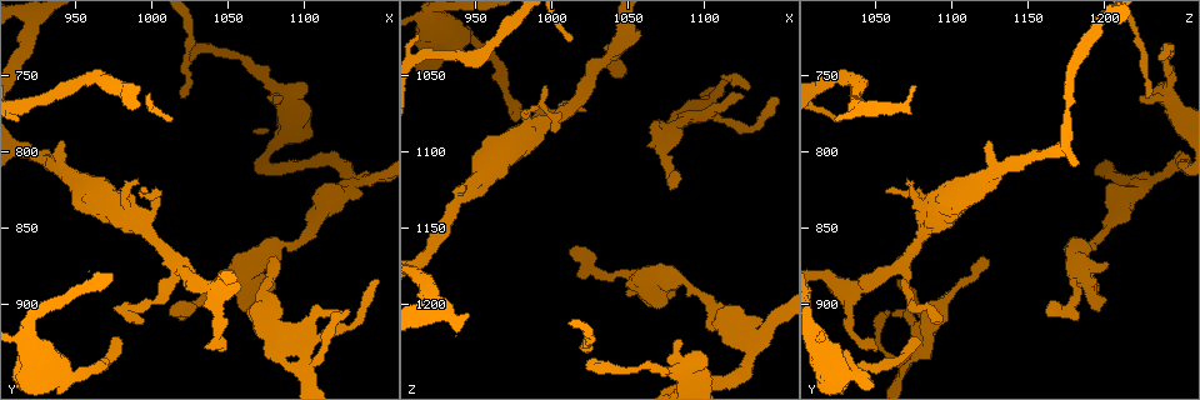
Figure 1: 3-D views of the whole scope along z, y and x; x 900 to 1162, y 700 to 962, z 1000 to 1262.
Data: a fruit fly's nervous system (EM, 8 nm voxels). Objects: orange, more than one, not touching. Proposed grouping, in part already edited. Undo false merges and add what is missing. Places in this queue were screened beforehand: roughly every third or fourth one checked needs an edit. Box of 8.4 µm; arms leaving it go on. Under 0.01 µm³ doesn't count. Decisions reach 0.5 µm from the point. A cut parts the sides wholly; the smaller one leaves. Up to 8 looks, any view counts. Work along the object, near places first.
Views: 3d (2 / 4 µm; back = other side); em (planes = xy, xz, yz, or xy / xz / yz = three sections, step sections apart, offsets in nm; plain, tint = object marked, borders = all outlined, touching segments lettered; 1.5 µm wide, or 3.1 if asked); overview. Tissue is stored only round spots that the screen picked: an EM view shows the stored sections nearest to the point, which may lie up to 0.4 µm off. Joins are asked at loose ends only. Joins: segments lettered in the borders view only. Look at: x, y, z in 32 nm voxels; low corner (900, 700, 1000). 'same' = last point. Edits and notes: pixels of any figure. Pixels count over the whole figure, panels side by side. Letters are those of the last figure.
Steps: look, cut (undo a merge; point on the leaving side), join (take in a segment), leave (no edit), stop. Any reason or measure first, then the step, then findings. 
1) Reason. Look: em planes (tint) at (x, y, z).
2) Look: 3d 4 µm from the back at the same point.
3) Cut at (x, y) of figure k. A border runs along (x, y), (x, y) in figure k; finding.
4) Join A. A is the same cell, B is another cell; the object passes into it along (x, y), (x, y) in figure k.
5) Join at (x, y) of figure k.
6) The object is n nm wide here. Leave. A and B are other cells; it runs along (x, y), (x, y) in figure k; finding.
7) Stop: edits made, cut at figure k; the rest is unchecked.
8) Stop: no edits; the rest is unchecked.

An open end. Look: em planes (borders) at (1014, 906, 1166).

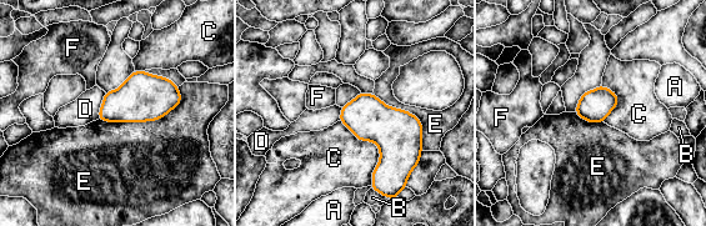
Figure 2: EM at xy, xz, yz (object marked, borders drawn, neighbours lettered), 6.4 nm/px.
Leave. A, B, C, D, E and F are other cells; a border runs along (179, 88), (159, 119), (99, 119) in figure 2; none of them fits.

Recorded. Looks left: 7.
Stops while still wide. Look: 3d 2 µm at (1072, 874, 1200).

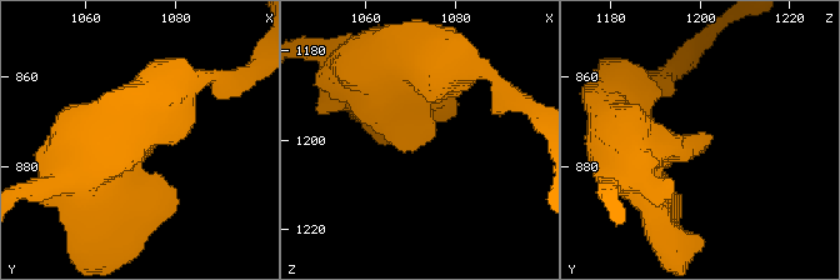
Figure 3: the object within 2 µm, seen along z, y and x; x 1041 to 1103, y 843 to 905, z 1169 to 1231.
Look: em xy step 4 (borders) at (1072, 875, 1202).

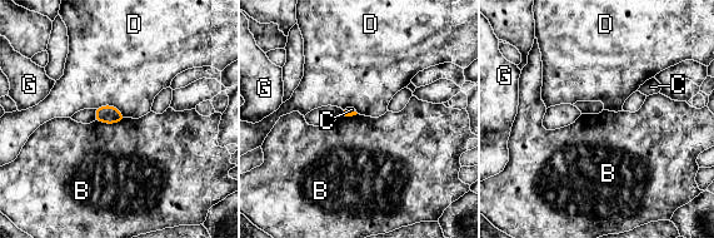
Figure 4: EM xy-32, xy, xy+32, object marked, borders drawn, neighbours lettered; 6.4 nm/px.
Leave. B, C, D and G are other cells; none of them fits.

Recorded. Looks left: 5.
Free end. Look: em xy step 4 (borders) at (1076, 868, 1122).

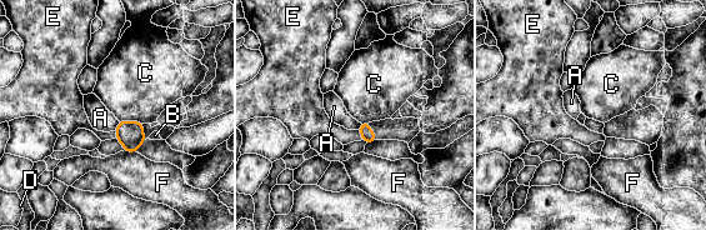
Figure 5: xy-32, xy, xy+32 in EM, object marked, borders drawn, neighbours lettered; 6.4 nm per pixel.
Look: em planes (borders) at the same point.

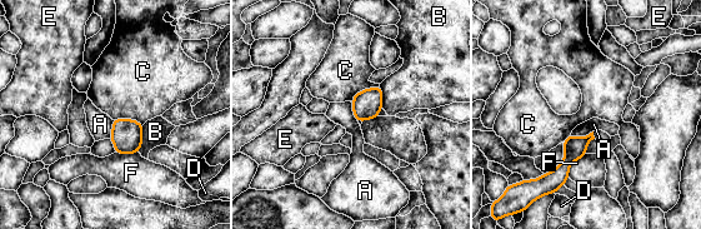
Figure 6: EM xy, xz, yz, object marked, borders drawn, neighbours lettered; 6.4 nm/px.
Leave. A, B, C, D, E and F are other cells; a border runs along (379, 85), (360, 90), (351, 101) in figure 6; no lettered segment goes on from it.

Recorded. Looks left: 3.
An open end. Look: 3d 2 µm at (1044, 930, 1052).

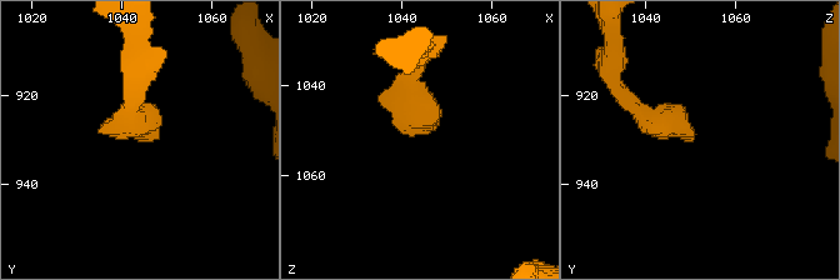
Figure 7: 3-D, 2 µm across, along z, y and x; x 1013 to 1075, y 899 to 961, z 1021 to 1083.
Shape alone is not enough. Look: em yz step 4 (borders) at (1044, 930, 1051).

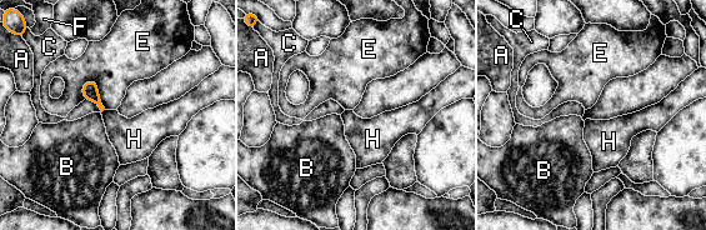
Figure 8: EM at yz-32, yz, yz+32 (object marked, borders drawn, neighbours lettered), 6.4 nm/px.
Look: em planes (borders) at the same point.

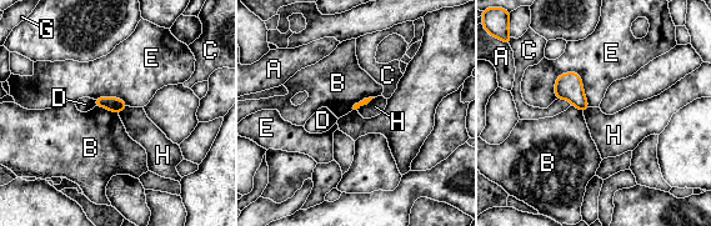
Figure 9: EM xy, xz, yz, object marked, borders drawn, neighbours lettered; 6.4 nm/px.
Leave. A, B, C, D, E, G and H are other cells; a border runs along (375, 98), (356, 109) in figure 9; no lettered segment goes on from it.

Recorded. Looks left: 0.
Stop: no edits; the rest is unchecked.

